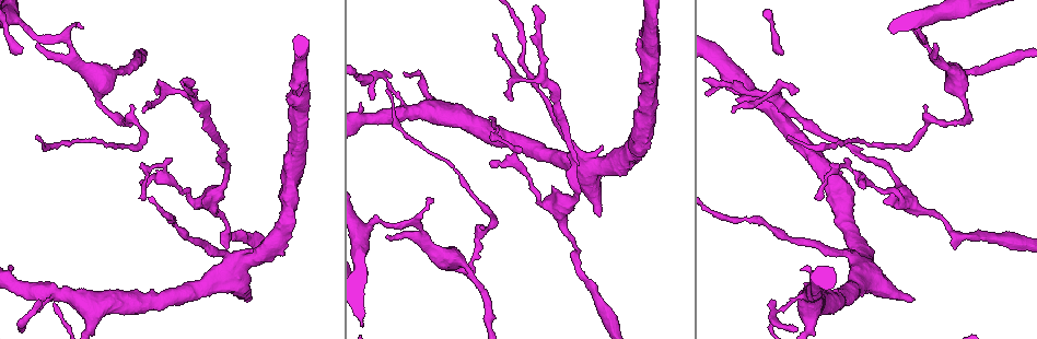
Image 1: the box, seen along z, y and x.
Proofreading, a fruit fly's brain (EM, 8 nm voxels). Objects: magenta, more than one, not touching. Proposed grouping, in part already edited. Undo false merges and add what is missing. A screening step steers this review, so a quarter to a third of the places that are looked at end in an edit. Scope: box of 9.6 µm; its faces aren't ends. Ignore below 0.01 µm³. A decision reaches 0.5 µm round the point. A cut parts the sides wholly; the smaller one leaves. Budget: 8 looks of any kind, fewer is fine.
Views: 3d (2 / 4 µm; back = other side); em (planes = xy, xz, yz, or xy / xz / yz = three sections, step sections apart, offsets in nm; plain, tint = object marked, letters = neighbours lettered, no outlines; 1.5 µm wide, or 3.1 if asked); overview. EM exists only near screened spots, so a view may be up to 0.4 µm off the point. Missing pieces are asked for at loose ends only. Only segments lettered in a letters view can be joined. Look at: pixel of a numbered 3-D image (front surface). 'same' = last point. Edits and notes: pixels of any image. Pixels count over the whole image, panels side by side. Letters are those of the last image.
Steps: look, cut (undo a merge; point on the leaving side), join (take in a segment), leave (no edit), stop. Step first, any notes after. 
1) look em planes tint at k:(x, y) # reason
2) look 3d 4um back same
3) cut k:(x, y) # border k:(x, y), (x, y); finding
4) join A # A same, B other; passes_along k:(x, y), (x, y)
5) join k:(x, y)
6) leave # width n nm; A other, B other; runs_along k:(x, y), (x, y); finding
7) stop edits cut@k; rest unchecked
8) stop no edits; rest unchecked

look 3d 2um back at 1:(861, 180)

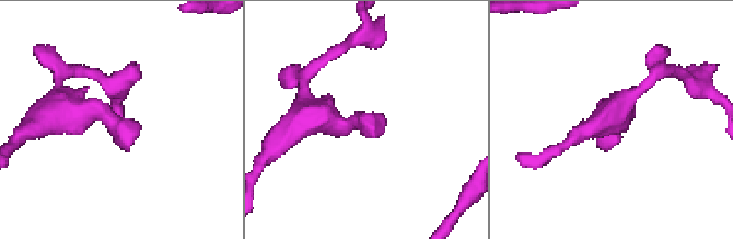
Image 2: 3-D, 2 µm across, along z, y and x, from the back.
look em planes letters at 2:(385, 125)

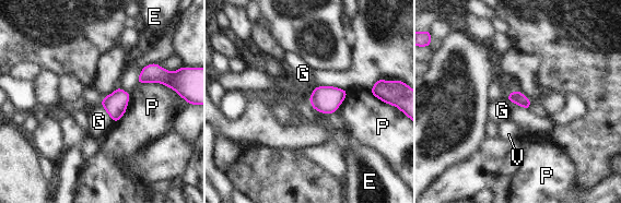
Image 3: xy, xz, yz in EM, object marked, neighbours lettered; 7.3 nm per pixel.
leave # E other, G other, P other, V other; border 3:(506, 97), (528, 110); none of them fits

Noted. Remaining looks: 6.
look 3d 2um back at 1:(780, 83) # sharp bend

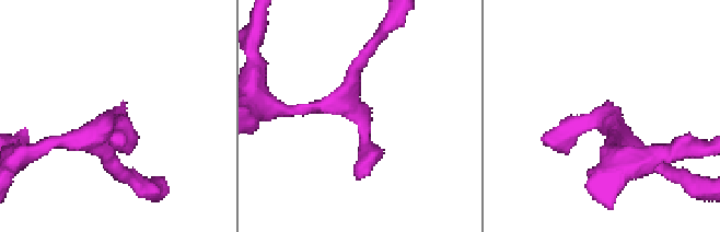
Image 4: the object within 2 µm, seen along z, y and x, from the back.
look em planes letters at 4:(352, 114)

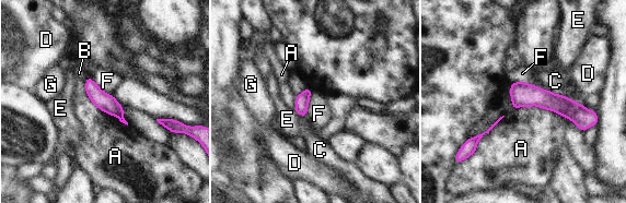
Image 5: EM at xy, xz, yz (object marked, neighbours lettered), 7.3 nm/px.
leave # A other, B other, C other, D other, E other, F other, G other; runs_along 5:(512, 87), (589, 117); all the same neuron

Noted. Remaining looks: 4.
look 3d 2um at 1:(55, 304) # an open end

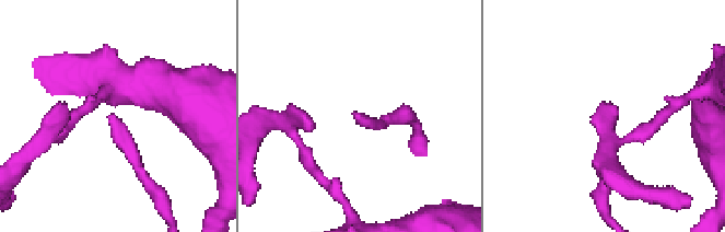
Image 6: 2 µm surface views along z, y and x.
look em planes letters at 6:(357, 116) # shape alone is not enough

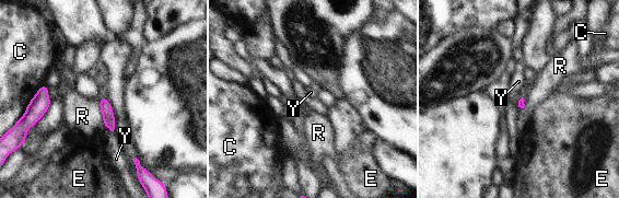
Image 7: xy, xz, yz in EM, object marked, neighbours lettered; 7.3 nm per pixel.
leave # C other, E other, R other, Y other; border 7:(100, 98), (100, 111), (105, 126); none of them fits

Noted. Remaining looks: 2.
stop no edits; rest unchecked

